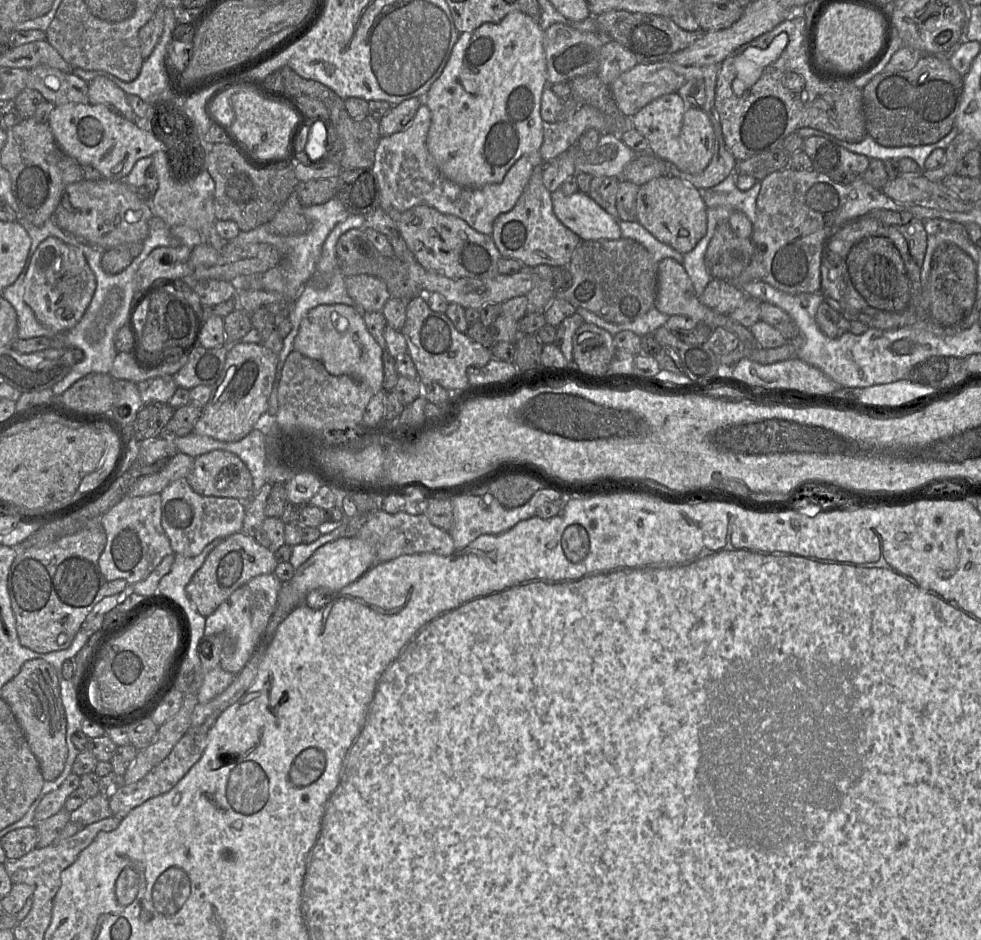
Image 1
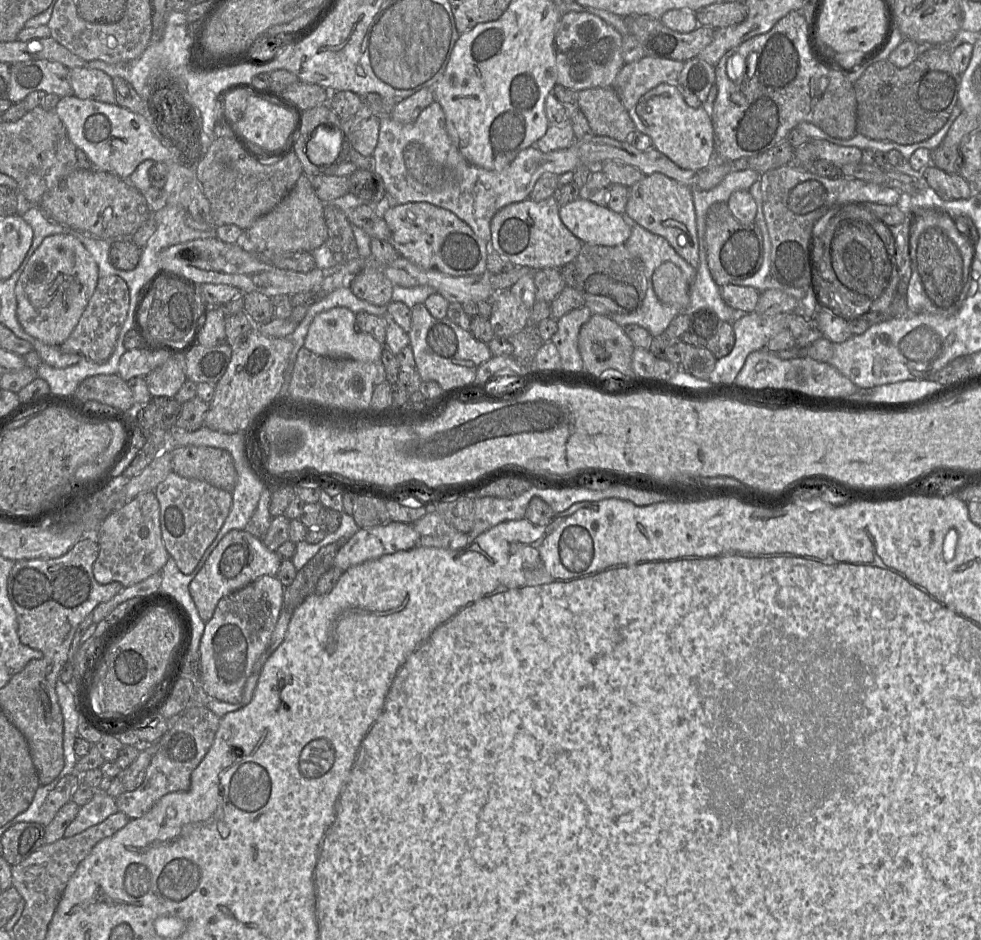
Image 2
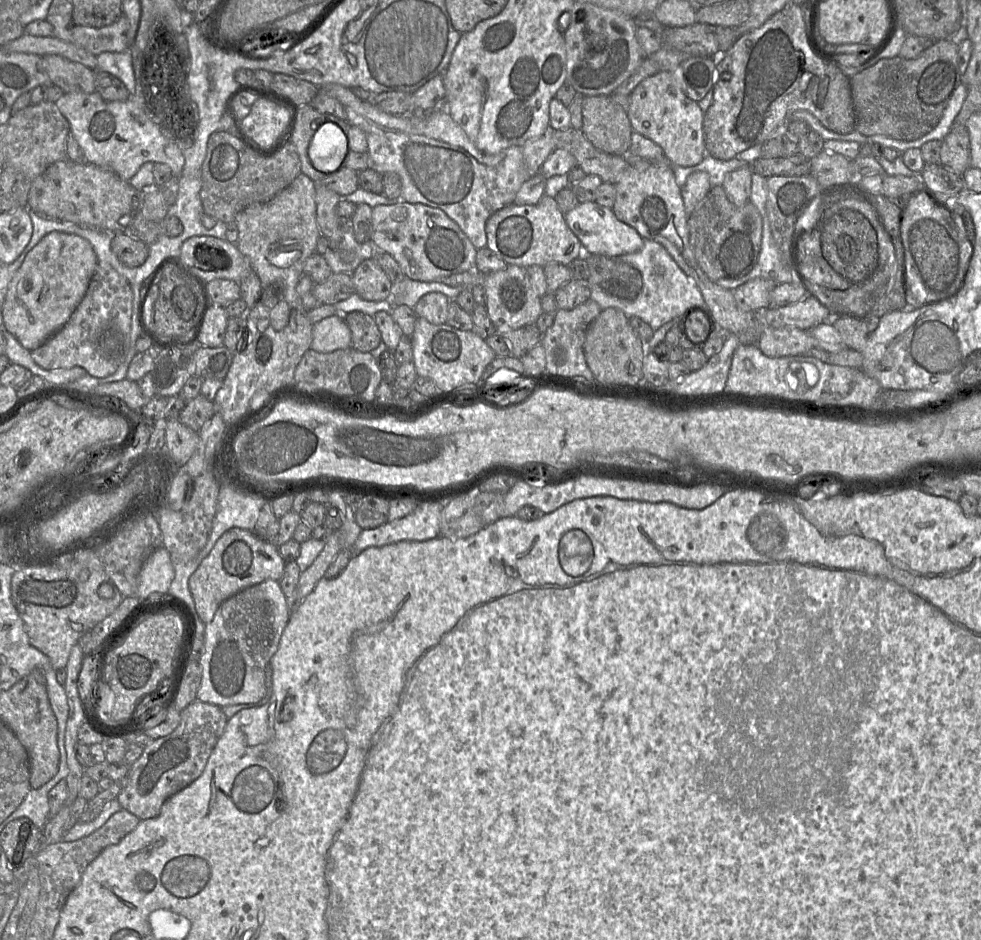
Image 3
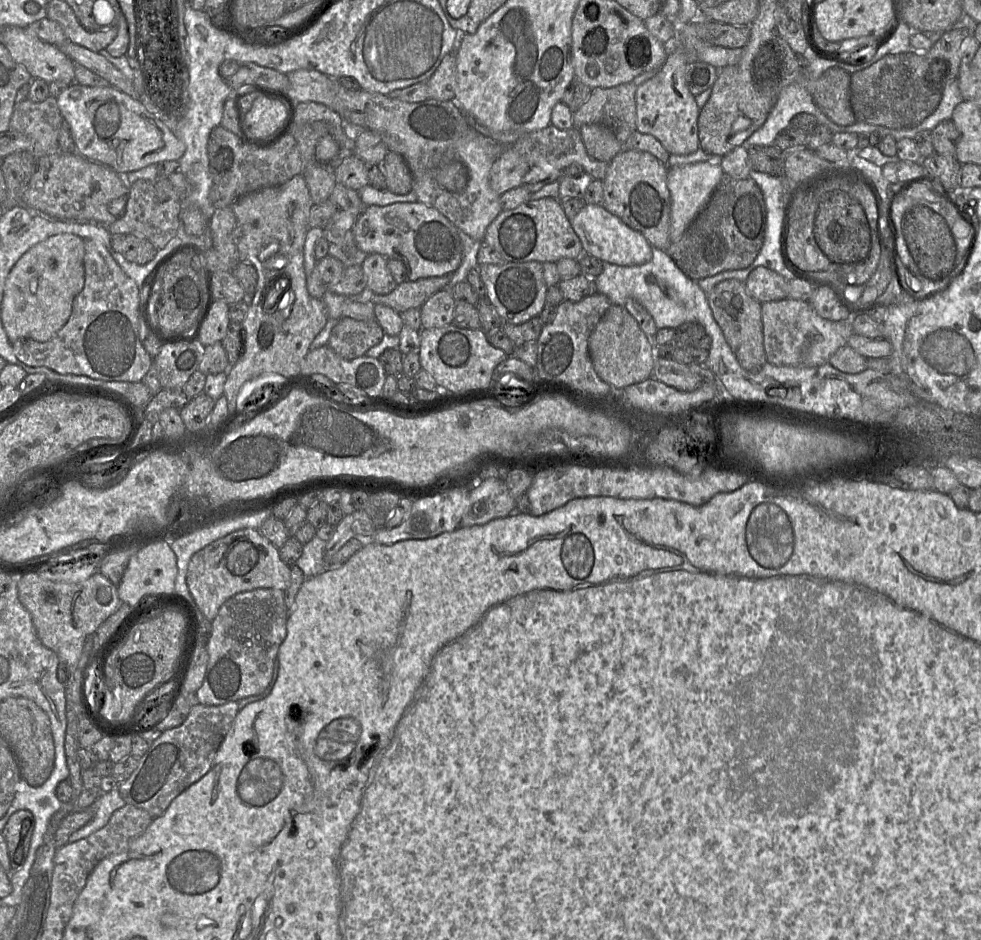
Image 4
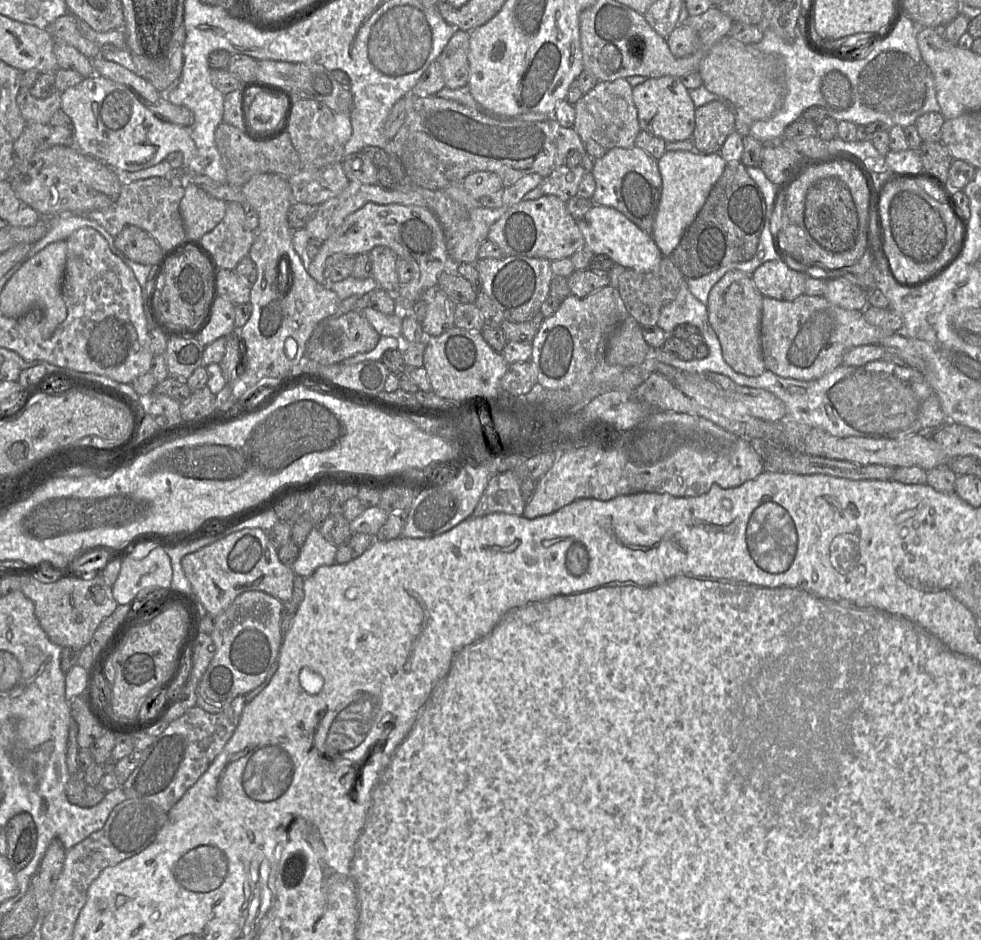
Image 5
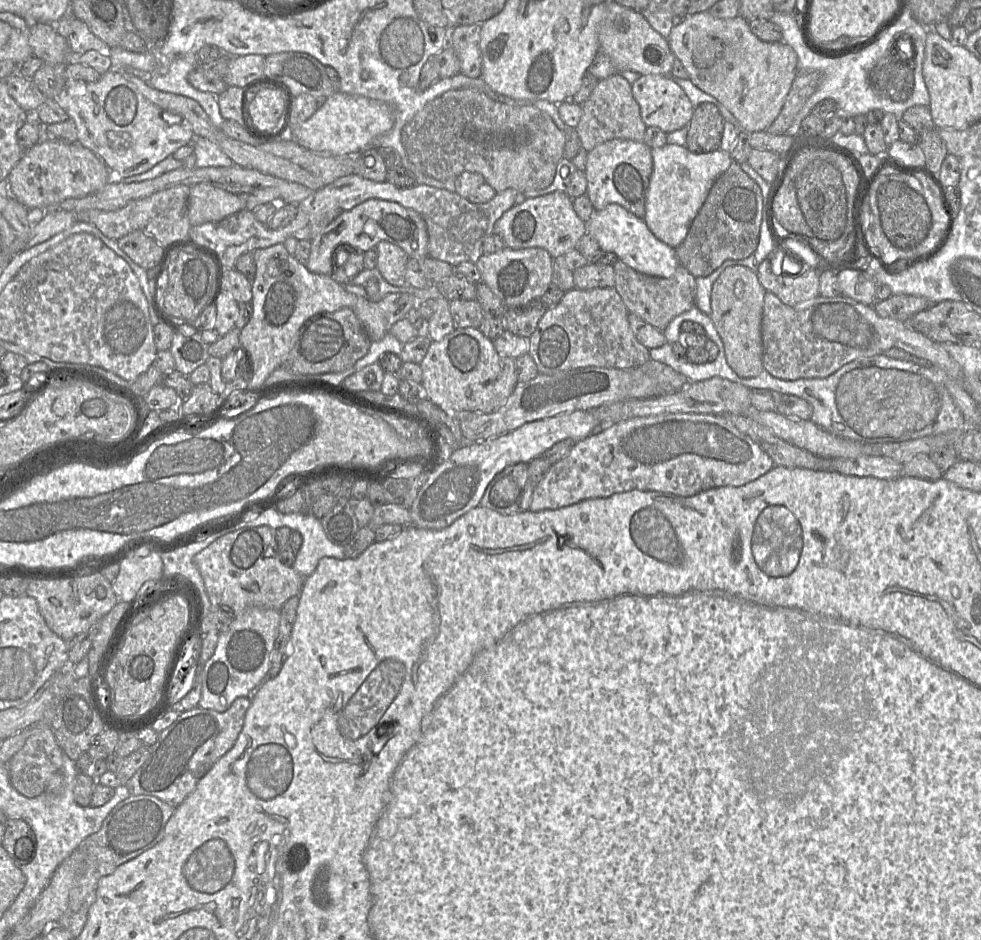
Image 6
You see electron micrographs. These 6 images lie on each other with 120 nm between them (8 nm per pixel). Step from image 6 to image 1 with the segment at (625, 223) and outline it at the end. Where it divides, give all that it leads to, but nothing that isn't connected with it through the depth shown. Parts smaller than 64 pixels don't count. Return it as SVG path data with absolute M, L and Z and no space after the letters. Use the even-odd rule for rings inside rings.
M560 190L552 192L554 213L561 223L584 240L613 240L622 237L619 220L610 215L588 194L580 190L572 195L564 195Z

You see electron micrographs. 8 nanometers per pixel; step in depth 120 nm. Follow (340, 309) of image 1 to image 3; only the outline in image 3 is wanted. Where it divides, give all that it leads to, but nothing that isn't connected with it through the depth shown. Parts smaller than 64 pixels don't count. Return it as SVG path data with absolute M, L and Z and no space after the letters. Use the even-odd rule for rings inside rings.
M336 314L316 322L310 348L321 353L351 348L351 330L343 315Z

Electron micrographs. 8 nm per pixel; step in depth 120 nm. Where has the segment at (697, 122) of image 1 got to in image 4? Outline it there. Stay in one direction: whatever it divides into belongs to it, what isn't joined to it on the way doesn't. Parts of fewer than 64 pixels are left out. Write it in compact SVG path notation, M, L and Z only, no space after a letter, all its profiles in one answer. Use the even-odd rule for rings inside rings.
M683 47L671 52L656 74L637 86L635 92L636 130L655 137L669 154L688 155L699 146L697 120L700 109L690 92L685 72L687 56Z

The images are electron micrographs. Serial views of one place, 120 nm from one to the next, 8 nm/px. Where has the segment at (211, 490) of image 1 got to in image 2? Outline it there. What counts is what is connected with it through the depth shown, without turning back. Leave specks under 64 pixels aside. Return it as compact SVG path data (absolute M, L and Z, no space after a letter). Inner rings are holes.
M184 446L172 450L173 469L187 478L206 481L219 489L232 492L237 472L231 454L220 448Z

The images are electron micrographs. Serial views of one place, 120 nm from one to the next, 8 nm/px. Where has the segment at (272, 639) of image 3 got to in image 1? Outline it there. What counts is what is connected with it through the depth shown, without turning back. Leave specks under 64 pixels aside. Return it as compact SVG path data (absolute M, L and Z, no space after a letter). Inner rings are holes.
M274 573L254 577L236 589L210 616L206 617L204 635L224 634L220 667L233 675L239 674L258 646L264 646L264 631L274 612L282 582Z

